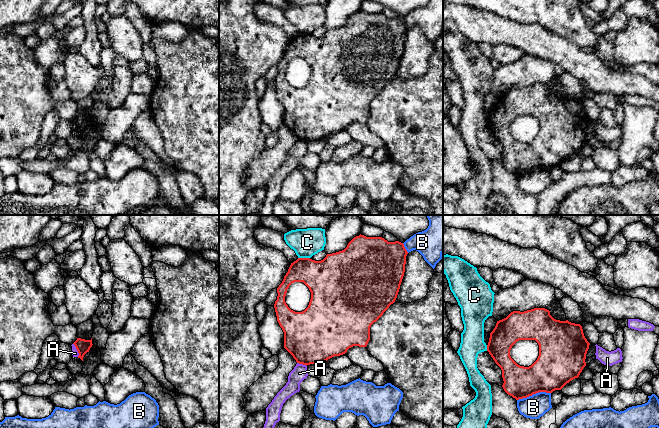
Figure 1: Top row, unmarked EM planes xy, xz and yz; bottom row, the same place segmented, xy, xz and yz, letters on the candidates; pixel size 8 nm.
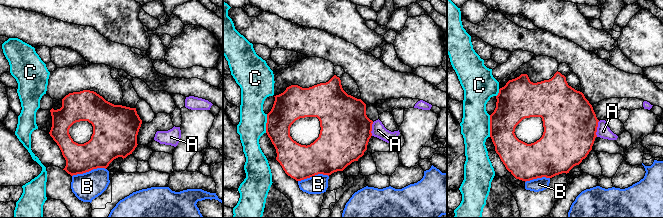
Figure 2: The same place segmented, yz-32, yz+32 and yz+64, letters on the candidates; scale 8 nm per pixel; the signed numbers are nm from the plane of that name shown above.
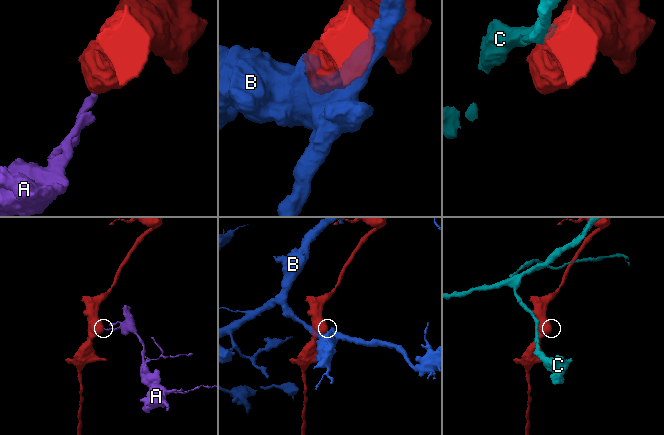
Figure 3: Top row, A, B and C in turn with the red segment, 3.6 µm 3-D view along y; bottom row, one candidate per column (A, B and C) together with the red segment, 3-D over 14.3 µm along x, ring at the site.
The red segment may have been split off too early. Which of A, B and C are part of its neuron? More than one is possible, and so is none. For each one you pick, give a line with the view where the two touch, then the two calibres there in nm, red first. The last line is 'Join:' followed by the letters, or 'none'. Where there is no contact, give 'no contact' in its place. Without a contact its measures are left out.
Join: none

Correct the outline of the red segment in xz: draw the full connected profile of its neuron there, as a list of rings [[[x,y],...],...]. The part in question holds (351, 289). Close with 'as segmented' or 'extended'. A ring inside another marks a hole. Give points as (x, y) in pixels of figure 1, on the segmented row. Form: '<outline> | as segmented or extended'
[[[354,237],[347,247],[327,254],[321,261],[298,258],[291,263],[277,288],[274,308],[284,332],[284,348],[297,363],[321,364],[340,356],[353,346],[366,347],[370,327],[397,298],[405,272],[408,252],[404,244],[388,242],[382,237]],[[294,282],[303,282],[311,292],[308,307],[302,312],[291,310],[285,302],[287,289]]] | as segmented

